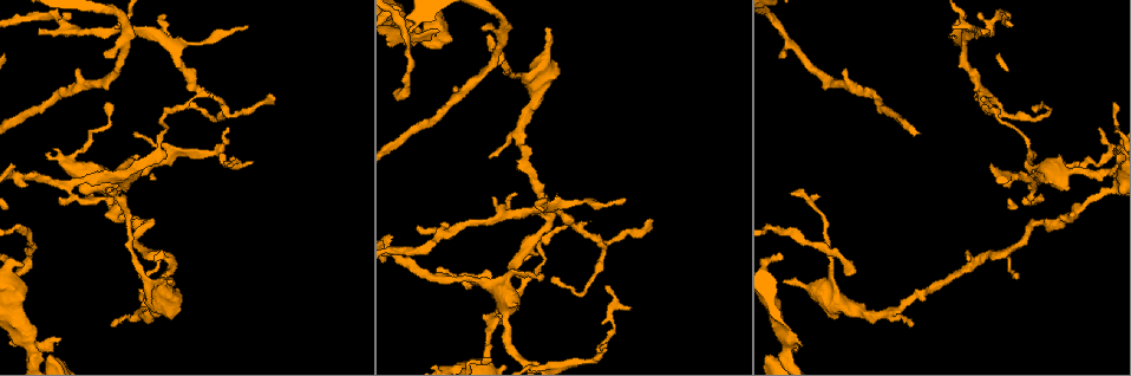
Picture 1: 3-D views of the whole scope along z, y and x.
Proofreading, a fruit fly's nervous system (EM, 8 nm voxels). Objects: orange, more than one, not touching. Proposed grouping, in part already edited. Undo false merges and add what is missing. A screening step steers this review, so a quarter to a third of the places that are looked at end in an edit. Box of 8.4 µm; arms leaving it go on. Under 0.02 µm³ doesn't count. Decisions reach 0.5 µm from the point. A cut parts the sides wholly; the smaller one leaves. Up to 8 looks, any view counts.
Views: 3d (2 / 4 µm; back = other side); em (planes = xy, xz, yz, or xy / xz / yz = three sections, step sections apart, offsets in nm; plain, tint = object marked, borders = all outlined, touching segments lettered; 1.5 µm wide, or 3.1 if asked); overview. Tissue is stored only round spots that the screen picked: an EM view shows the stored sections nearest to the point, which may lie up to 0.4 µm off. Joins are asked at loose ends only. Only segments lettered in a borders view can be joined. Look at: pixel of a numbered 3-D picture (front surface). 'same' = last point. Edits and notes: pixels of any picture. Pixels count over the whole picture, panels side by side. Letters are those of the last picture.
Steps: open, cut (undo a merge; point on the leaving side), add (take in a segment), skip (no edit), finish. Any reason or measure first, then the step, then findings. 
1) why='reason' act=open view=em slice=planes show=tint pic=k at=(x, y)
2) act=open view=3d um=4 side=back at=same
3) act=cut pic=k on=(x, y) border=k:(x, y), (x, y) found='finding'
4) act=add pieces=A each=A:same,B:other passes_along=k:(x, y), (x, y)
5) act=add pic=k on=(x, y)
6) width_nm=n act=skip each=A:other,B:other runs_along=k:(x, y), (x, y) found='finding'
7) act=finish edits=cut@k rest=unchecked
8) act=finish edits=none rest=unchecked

act=open view=3d um=2 pic=1 at=(491, 198)

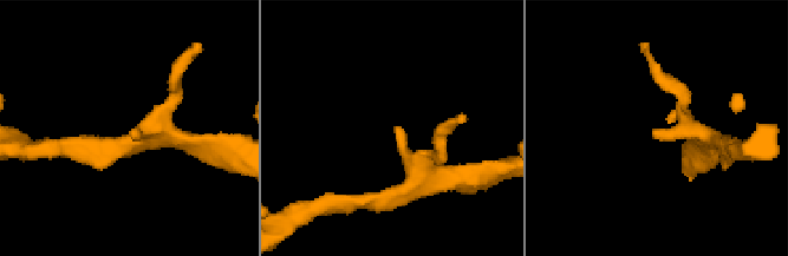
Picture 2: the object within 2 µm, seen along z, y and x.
act=open view=em slice=yz step=4 show=tint pic=2 at=(396, 127)

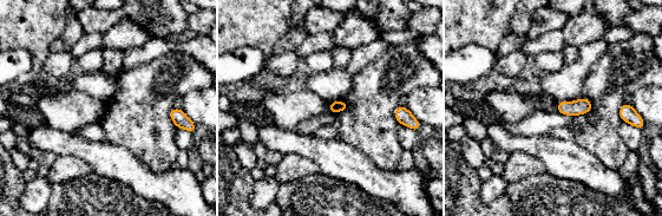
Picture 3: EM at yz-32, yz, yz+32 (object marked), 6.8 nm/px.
act=open view=em slice=planes show=borders at=same

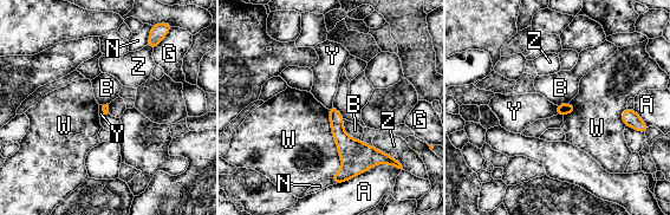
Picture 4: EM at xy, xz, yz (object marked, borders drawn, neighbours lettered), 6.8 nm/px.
longest_contact=W:480nm act=skip each=A:other,B:other,G:other,N:other,W:other,Y:other,Z:other found='none of them fits'

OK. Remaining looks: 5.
why='branch point' act=open view=em slice=planes show=borders pic=1 at=(191, 99)

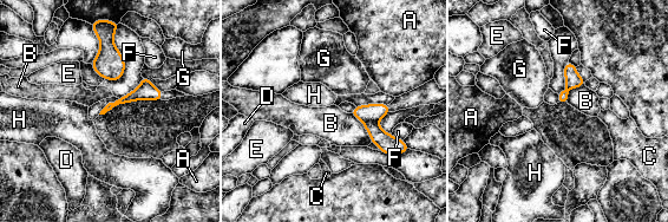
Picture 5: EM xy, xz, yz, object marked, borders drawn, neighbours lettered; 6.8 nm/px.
longest_contact=B:260nm act=cut pic=5 on=(388, 144) each=A:other,B:other,C:other,D:other,E:other,F:other,G:other,H:other border=5:(377, 121), (362, 122) found='two neurons meet here'

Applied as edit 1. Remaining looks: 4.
why='redraw' act=open view=overview

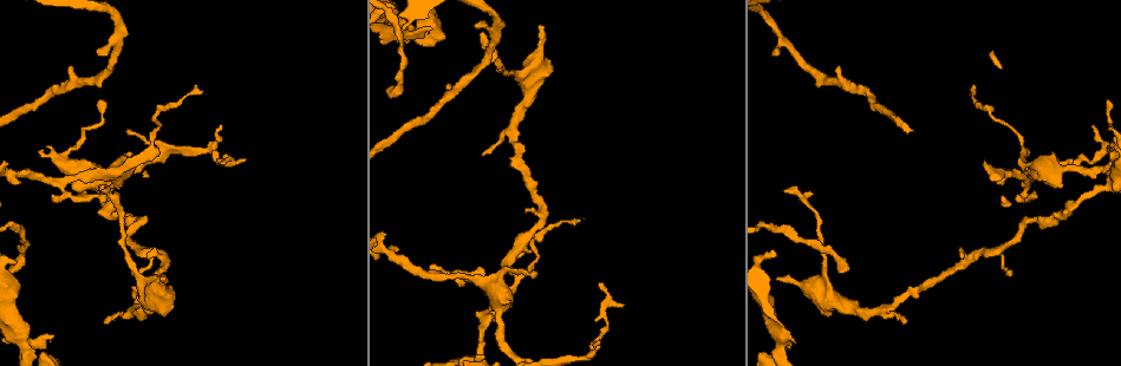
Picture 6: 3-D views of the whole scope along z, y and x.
why='an open end' act=open view=em slice=planes show=borders pic=6 at=(776, 279)

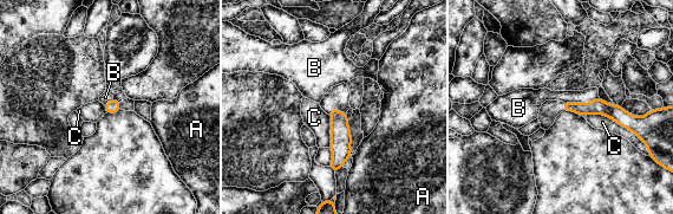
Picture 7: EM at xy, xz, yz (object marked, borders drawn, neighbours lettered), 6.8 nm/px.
act=skip each=A:other,B:other,C:other border=7:(599, 97), (586, 103), (562, 102) found='none of them fits'

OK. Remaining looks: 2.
act=finish edits=cut@5 rest=unchecked

